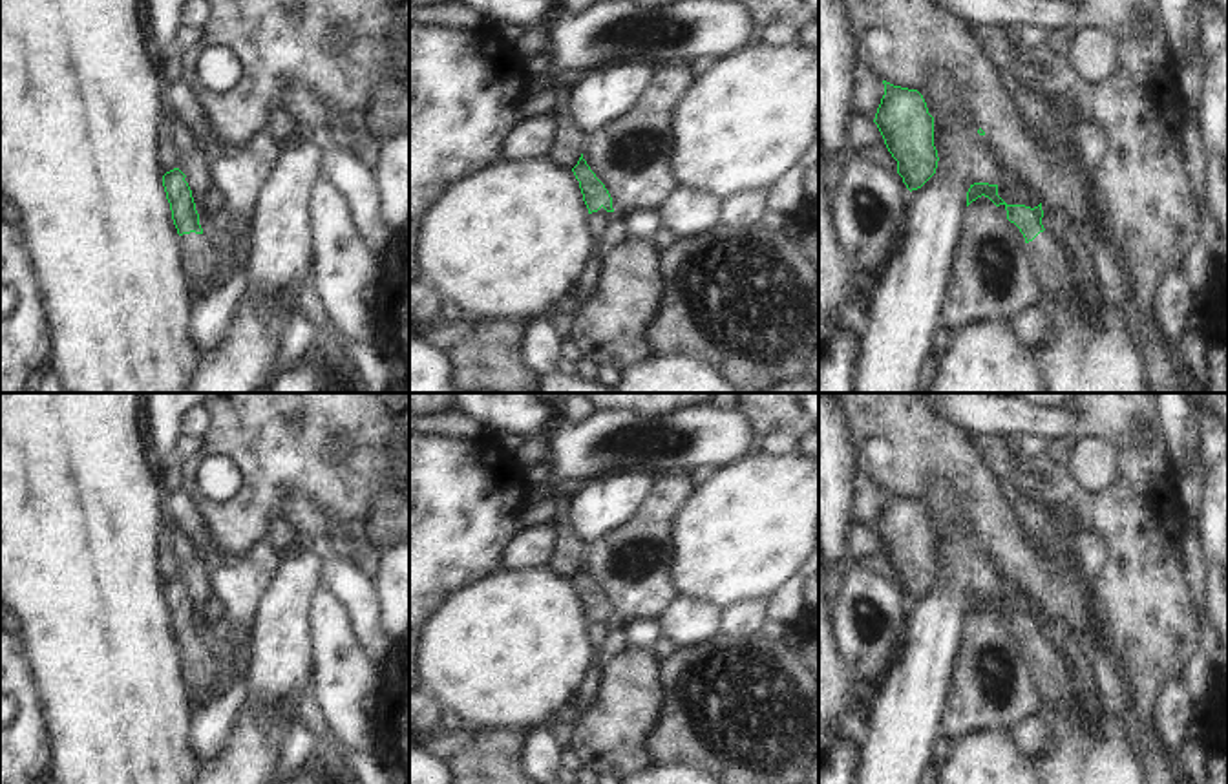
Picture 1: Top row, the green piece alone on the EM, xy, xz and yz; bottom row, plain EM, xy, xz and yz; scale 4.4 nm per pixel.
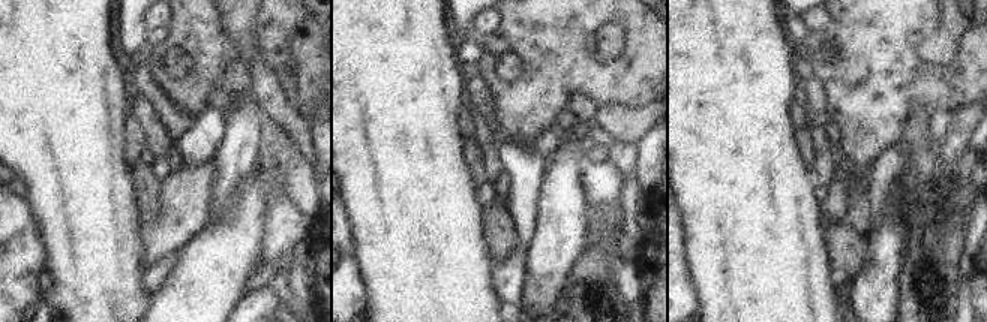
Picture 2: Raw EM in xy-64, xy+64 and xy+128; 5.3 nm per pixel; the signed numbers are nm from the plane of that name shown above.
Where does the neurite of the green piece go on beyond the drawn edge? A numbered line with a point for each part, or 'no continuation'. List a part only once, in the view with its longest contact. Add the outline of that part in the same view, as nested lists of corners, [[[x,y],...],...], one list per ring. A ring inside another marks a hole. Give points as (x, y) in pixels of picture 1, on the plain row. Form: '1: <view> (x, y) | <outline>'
1: xy (198, 666) | [[[183,643],[181,647],[181,676],[190,696],[201,694],[217,676],[217,663],[208,645]]]

